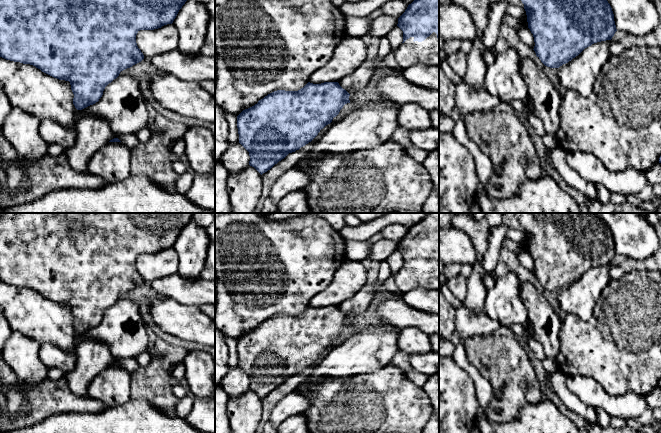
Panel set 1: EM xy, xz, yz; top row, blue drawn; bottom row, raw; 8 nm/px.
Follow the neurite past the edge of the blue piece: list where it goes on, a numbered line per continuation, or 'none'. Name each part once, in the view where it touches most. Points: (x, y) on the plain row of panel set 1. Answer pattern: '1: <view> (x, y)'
1: xz (409, 277)

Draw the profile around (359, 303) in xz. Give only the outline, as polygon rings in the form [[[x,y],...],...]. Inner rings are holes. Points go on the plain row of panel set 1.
[[[382,261],[379,268],[378,279],[374,284],[367,283],[353,297],[343,301],[338,307],[350,319],[365,312],[371,305],[375,294],[379,293],[382,283],[392,276],[392,270],[388,262]]]

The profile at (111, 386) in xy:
[[[108,366],[90,382],[87,393],[107,407],[112,407],[131,400],[130,388],[130,372],[122,366]]]

